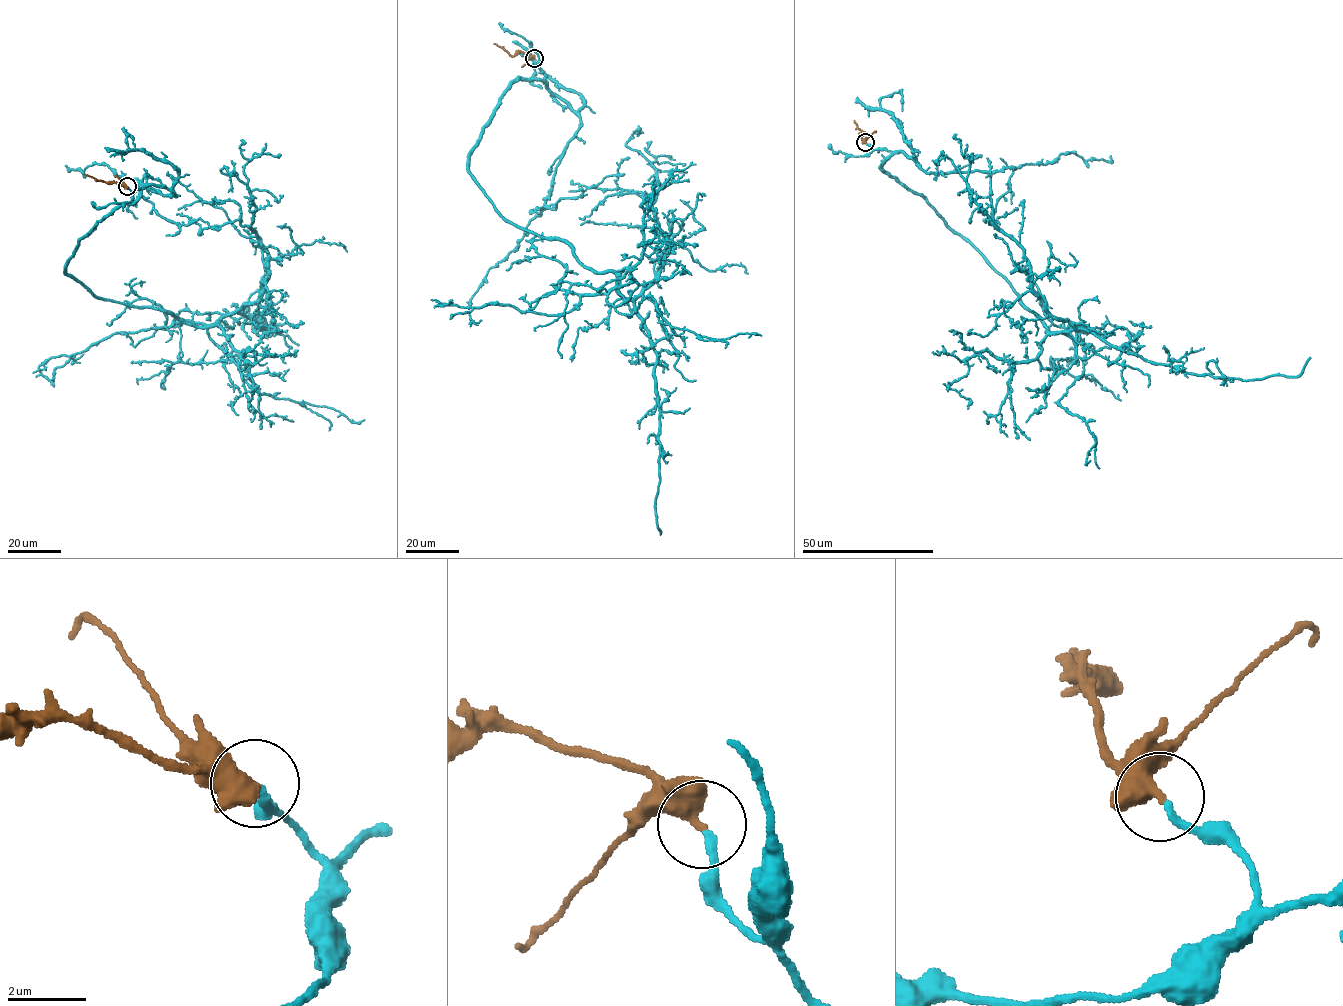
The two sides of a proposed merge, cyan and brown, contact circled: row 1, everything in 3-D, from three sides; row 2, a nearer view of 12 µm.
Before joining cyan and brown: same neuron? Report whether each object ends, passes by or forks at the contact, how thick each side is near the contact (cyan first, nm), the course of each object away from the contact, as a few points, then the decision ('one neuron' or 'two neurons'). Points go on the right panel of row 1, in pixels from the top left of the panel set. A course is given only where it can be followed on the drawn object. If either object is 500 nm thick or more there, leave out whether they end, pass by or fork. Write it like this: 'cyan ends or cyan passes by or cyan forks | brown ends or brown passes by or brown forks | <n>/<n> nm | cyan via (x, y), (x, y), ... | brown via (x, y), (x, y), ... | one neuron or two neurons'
cyan ends | brown ends | 190/480 nm | cyan via (865, 143), (892, 152), (882, 169), (1046, 333), (1074, 329), (950, 160), (934, 179) | brown via (865, 142), (860, 135), (865, 133), (854, 121) | one neuron

